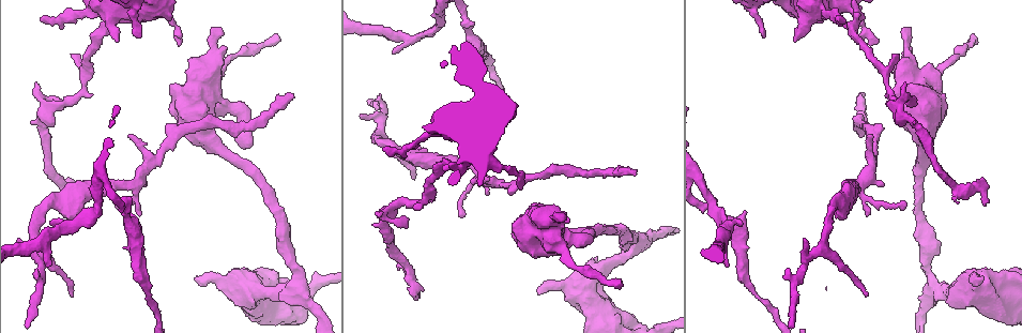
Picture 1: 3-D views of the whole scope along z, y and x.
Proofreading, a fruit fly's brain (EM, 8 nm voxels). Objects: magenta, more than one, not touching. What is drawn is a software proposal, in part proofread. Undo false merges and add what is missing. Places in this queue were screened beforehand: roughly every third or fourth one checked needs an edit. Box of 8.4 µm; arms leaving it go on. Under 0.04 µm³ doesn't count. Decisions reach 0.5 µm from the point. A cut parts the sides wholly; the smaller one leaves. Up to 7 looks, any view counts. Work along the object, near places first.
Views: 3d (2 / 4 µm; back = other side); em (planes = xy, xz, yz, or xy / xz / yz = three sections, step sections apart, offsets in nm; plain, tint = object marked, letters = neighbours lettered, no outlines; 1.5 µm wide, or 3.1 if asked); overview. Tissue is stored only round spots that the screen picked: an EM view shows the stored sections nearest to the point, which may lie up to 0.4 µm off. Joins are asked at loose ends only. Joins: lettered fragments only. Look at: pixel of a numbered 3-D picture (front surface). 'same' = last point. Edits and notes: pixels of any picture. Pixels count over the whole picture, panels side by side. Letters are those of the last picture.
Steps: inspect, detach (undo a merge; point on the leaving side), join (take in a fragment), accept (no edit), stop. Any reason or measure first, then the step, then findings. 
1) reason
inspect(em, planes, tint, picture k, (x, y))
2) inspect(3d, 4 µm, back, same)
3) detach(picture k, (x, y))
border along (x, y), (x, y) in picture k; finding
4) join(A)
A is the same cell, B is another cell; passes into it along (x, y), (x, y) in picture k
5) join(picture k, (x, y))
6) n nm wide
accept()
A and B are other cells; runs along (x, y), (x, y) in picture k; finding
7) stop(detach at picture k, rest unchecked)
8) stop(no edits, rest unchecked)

inspect(em, yz, step 8, letters, picture 1, (50, 222))

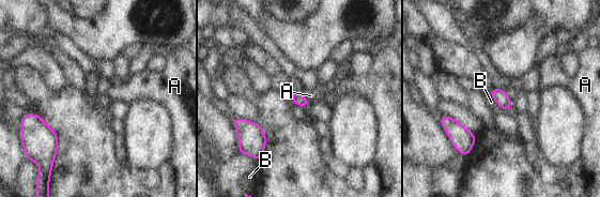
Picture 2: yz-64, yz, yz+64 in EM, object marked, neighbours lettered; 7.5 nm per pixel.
accept()
A and B are other cells; border along (303, 93), (308, 101) in picture 2; no lettered fragment goes on from it

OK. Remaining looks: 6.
an open end
inspect(em, planes, letters, picture 1, (412, 207))

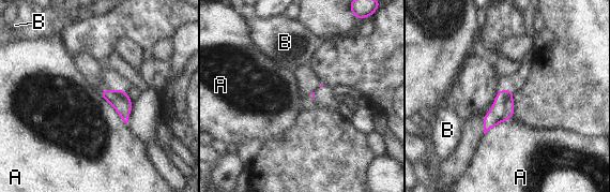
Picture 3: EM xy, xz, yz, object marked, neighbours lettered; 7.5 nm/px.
accept()
A and B are other cells; no lettered fragment goes on from it

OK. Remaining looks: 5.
an open end
inspect(3d, 2 µm, back, picture 1, (178, 43))

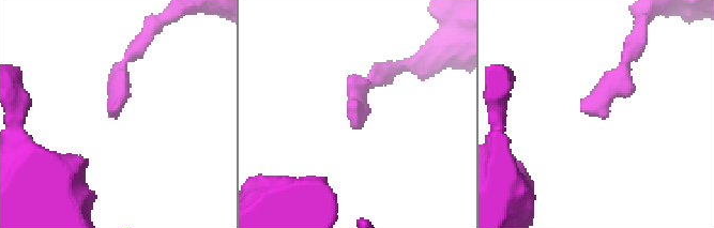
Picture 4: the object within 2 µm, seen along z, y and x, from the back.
need the tissue
inspect(em, planes, letters, picture 4, (584, 111))

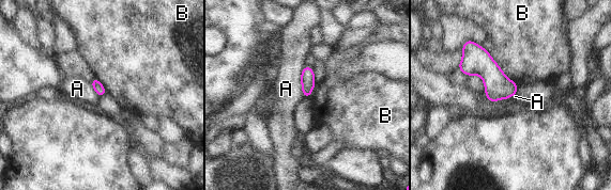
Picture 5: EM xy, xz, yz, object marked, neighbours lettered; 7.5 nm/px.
accept()
A and B are other cells; border along (304, 66), (301, 73), (303, 96) in picture 5; no lettered fragment goes on from it

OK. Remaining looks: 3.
stop(no edits, rest unchecked)

